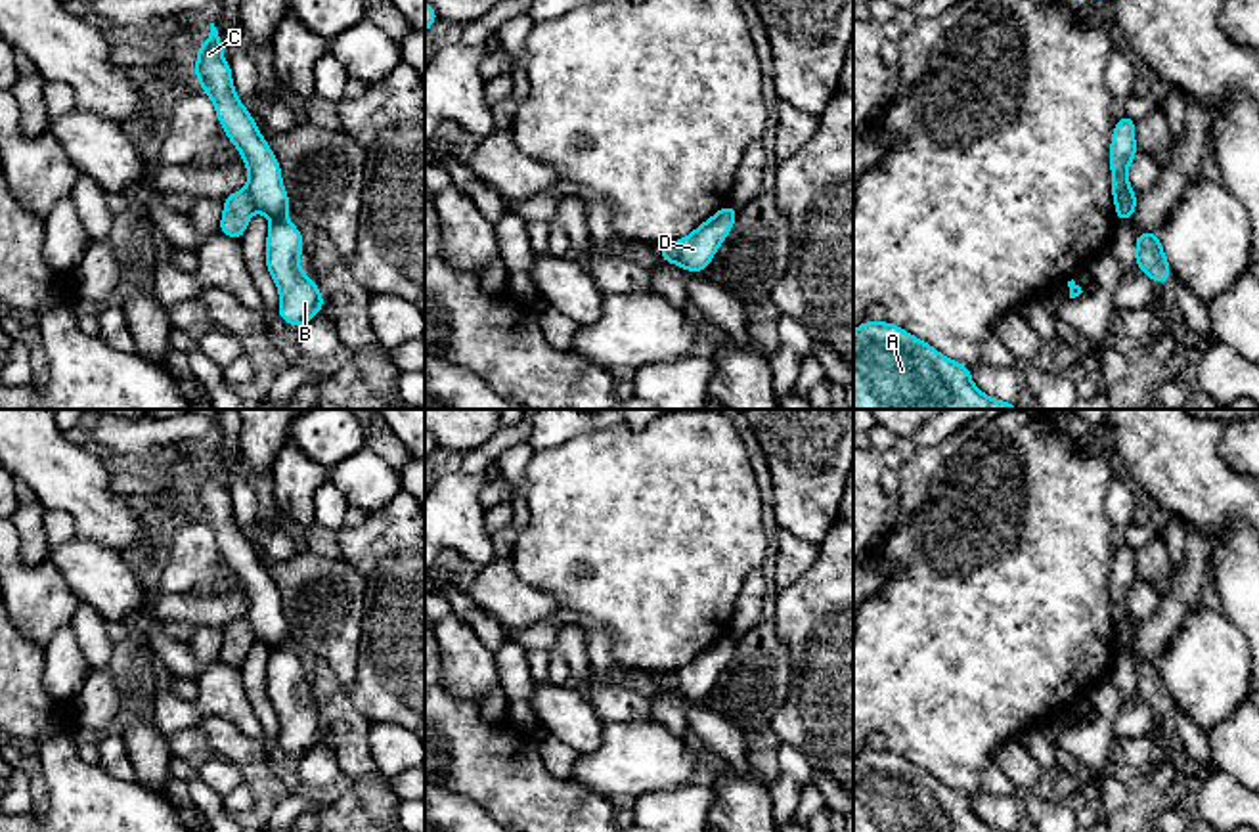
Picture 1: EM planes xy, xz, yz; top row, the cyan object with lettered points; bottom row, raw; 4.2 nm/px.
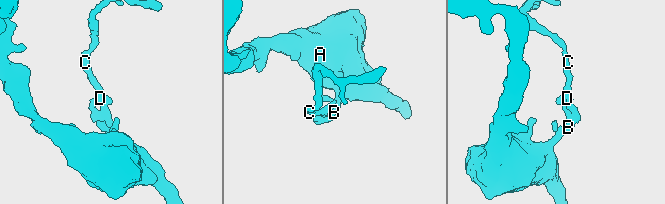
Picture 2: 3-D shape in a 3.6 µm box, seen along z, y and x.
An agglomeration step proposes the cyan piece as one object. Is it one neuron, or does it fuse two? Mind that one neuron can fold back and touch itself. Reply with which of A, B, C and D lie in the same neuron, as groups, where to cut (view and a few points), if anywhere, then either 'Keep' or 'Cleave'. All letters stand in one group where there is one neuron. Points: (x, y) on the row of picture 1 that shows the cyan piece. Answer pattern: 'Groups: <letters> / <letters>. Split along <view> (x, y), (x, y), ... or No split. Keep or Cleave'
Groups: A B / C D. Split along yz (1135, 194), (1124, 194), (1114, 199). Cleave

